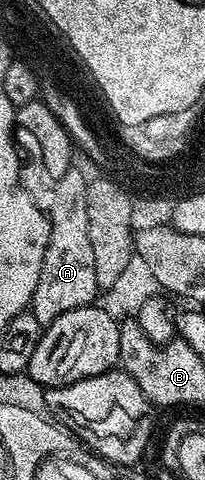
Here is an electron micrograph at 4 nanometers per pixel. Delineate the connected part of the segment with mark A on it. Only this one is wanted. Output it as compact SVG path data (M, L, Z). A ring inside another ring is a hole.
M79 167L65 171L55 182L55 190L51 193L51 230L49 243L45 247L45 259L41 263L41 275L37 279L37 287L31 296L29 311L45 327L57 319L57 315L65 315L65 311L73 311L77 307L85 307L96 300L95 293L100 292L97 283L97 271L93 271L93 247L89 244L89 219L85 199L87 198L88 178L83 177Z

